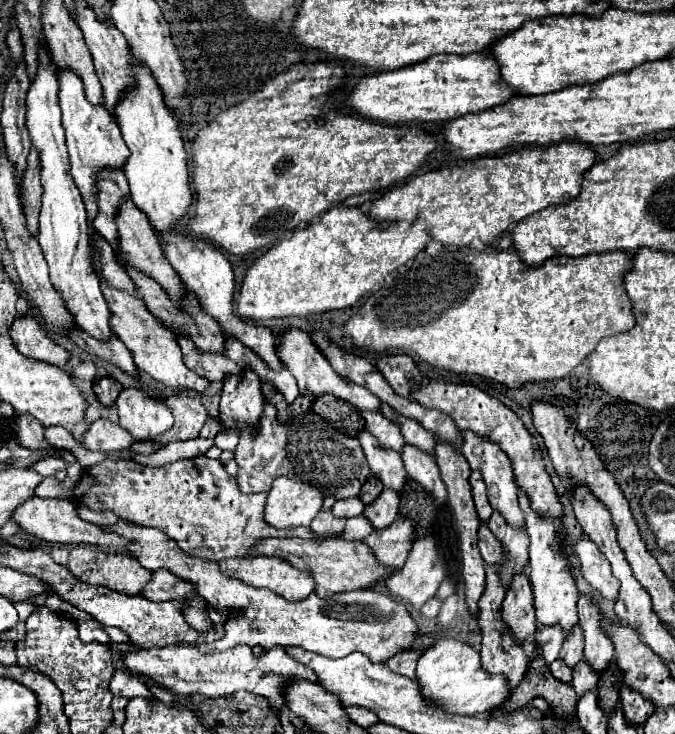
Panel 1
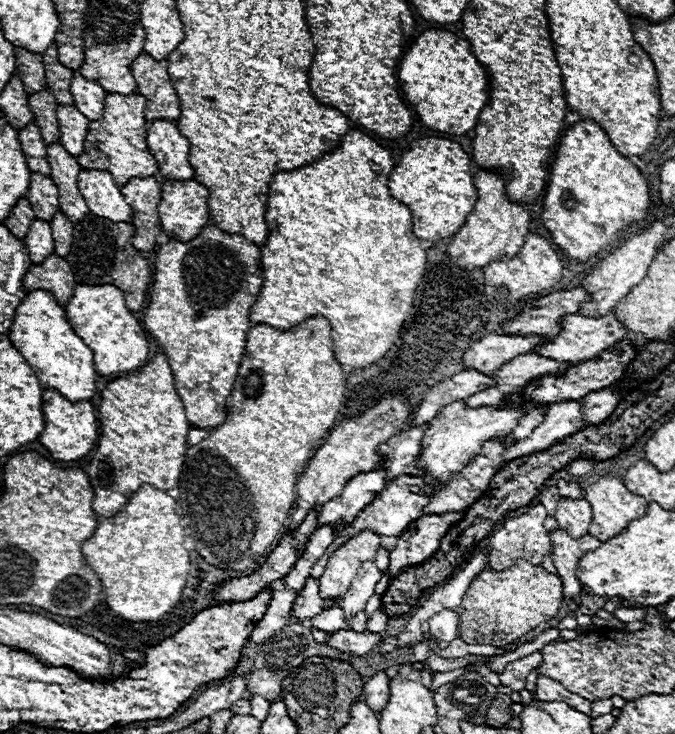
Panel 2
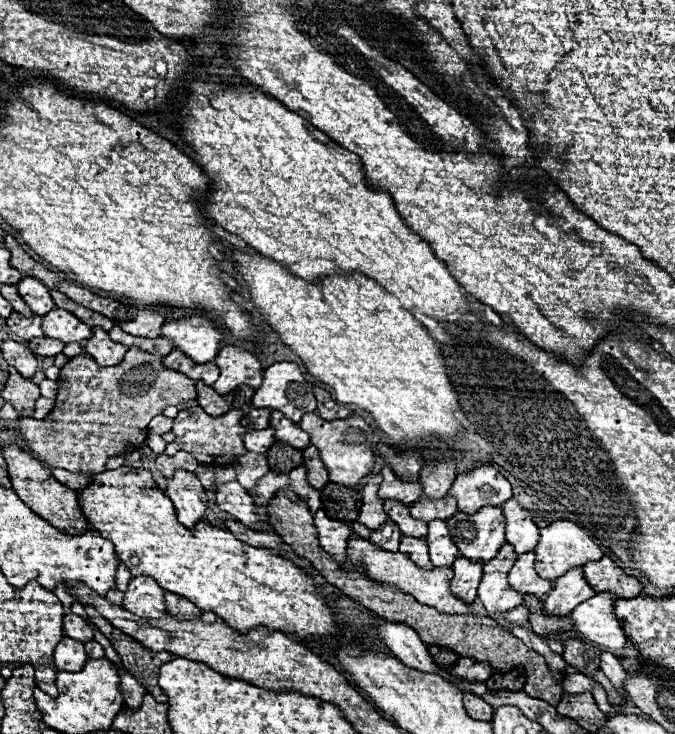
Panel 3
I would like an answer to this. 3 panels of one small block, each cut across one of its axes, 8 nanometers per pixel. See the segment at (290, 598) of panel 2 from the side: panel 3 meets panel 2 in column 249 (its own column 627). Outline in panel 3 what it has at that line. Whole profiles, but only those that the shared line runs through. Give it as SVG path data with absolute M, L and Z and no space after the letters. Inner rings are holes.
M596 594L590 600L578 604L568 616L574 622L574 632L582 636L586 642L594 642L608 650L622 648L628 638L624 628L614 618L614 596L612 594Z

